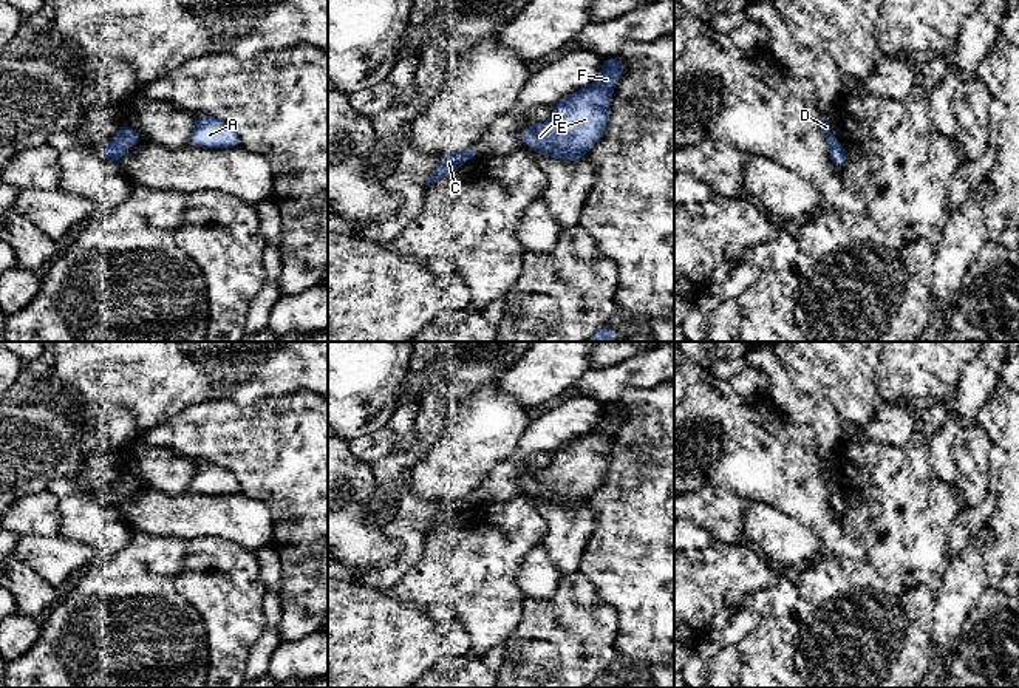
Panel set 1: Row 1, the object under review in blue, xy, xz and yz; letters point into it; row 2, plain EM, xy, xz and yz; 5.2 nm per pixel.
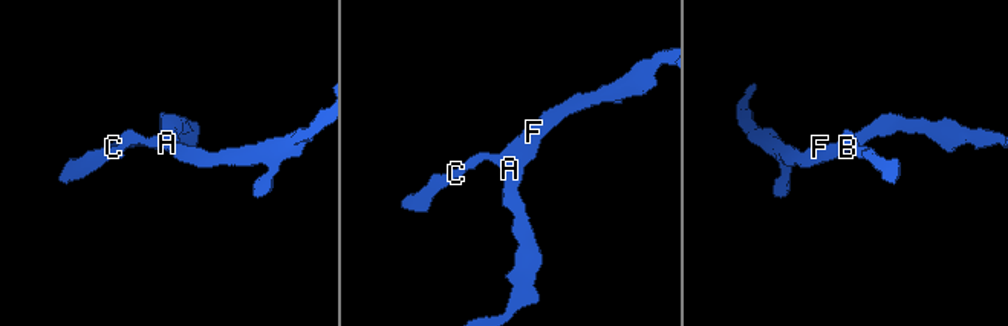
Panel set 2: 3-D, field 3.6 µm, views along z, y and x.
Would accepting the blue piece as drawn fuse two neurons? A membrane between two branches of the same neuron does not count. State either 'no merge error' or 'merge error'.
no merge error

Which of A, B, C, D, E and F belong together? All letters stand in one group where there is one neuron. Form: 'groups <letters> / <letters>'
groups A B C D E F

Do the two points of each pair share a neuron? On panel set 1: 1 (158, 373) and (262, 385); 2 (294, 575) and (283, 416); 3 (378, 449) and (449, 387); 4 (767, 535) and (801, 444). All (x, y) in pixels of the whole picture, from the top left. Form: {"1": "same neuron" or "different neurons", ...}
{"1": "same neuron", "2": "same neuron", "3": "different neurons", "4": "different neurons"}

